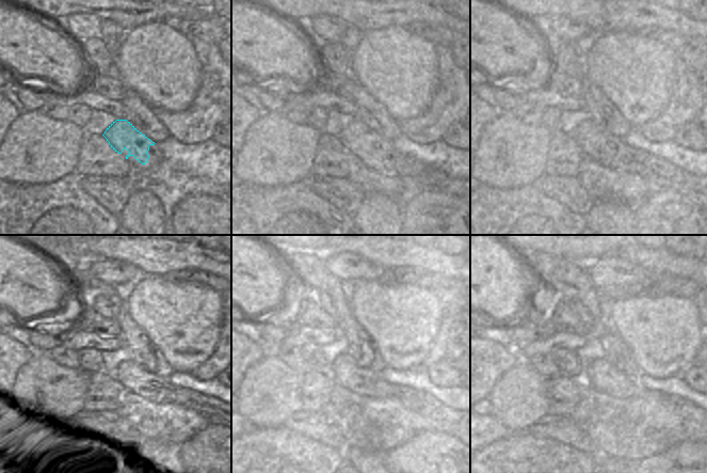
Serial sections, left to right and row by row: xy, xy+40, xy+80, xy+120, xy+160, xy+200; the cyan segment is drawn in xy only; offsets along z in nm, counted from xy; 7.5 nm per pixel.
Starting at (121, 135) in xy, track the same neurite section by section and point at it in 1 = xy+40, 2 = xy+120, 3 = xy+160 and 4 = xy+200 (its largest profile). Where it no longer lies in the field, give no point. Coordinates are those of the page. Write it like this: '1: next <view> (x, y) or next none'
1: next xy+40 (352, 135)
2: next xy+120 (113, 368)
3: next xy+160 (348, 373)
4: next xy+200 (590, 371)

